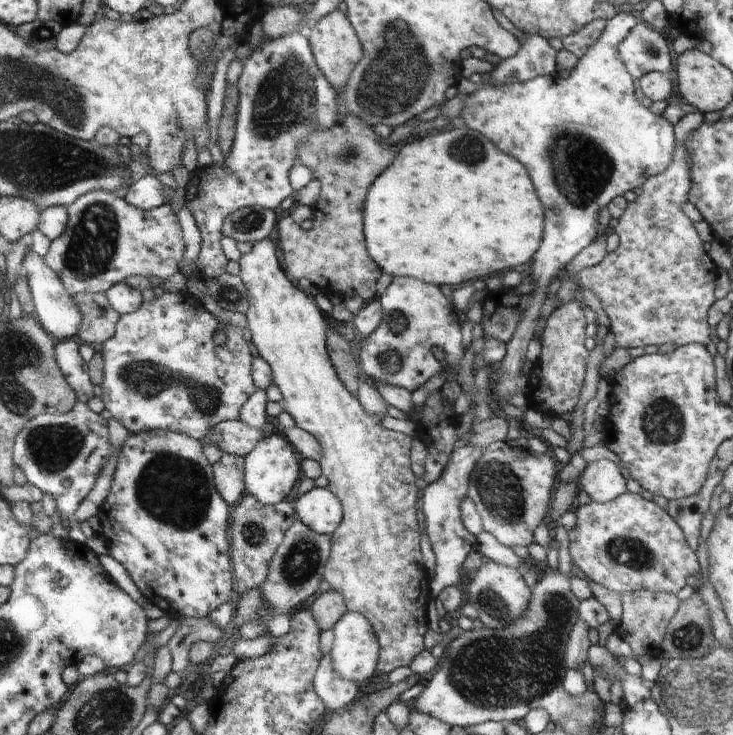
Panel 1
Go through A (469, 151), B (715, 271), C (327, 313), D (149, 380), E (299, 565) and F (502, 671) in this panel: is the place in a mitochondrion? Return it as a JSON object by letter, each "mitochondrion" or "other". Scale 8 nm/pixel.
{"A":"mitochondrion","B":"other","C":"other","D":"mitochondrion","E":"mitochondrion","F":"mitochondrion"}

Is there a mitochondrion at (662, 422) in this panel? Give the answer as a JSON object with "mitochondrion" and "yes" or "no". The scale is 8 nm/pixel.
{"mitochondrion":"yes"}

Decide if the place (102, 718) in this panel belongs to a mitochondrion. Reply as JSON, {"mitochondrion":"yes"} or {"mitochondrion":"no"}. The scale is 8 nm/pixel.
{"mitochondrion":"yes"}

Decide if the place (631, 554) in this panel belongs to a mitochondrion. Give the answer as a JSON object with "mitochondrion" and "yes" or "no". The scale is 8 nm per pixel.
{"mitochondrion":"yes"}

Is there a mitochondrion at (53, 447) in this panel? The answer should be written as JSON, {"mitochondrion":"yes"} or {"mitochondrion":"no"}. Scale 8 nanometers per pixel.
{"mitochondrion":"yes"}

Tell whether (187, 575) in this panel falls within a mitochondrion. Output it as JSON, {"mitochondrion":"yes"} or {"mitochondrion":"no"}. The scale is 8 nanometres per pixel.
{"mitochondrion":"no"}

